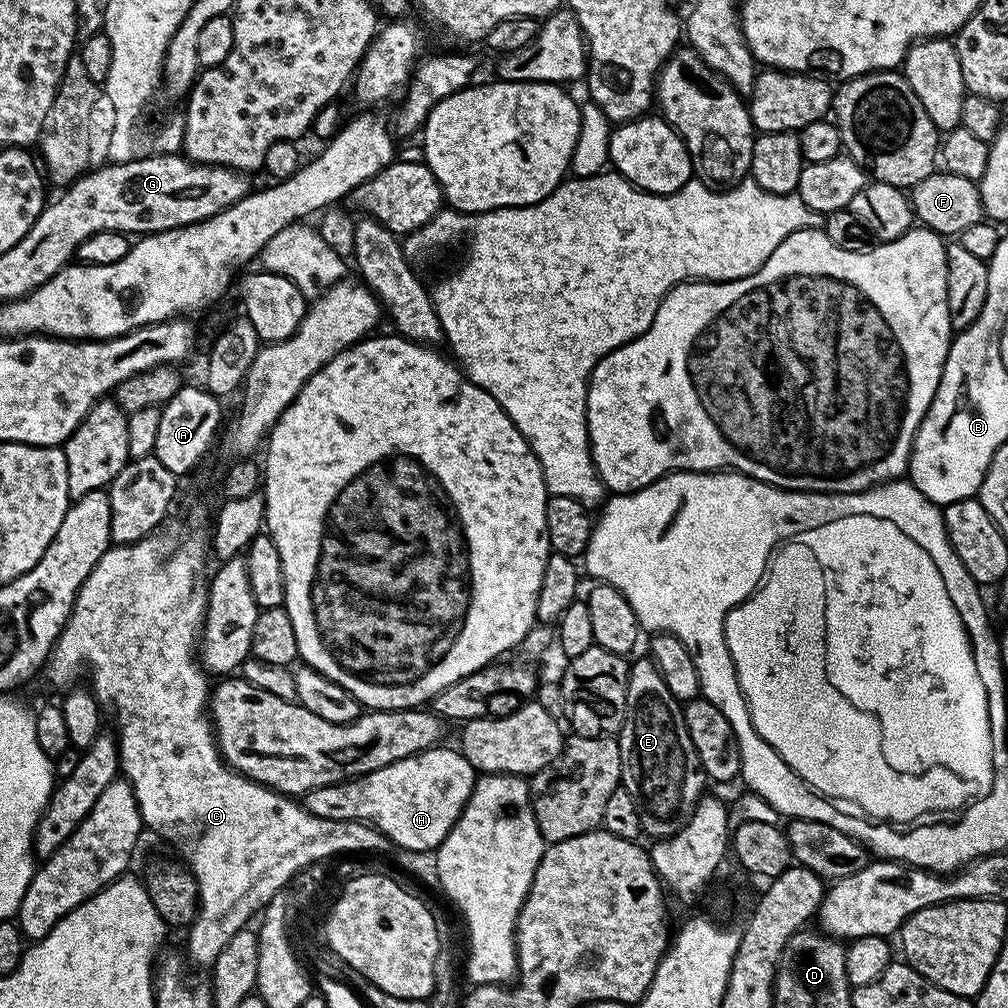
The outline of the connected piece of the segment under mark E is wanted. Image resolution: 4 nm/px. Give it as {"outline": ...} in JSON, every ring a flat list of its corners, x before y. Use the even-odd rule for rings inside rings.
{"outline":[[655,660,631,661,626,706,624,725,618,733,620,783,630,790,630,798,634,798,638,806,644,836,673,836,692,817,705,791,706,777,694,750,694,742,690,742,690,730,686,730,681,701,670,694,670,686,666,686]]}

